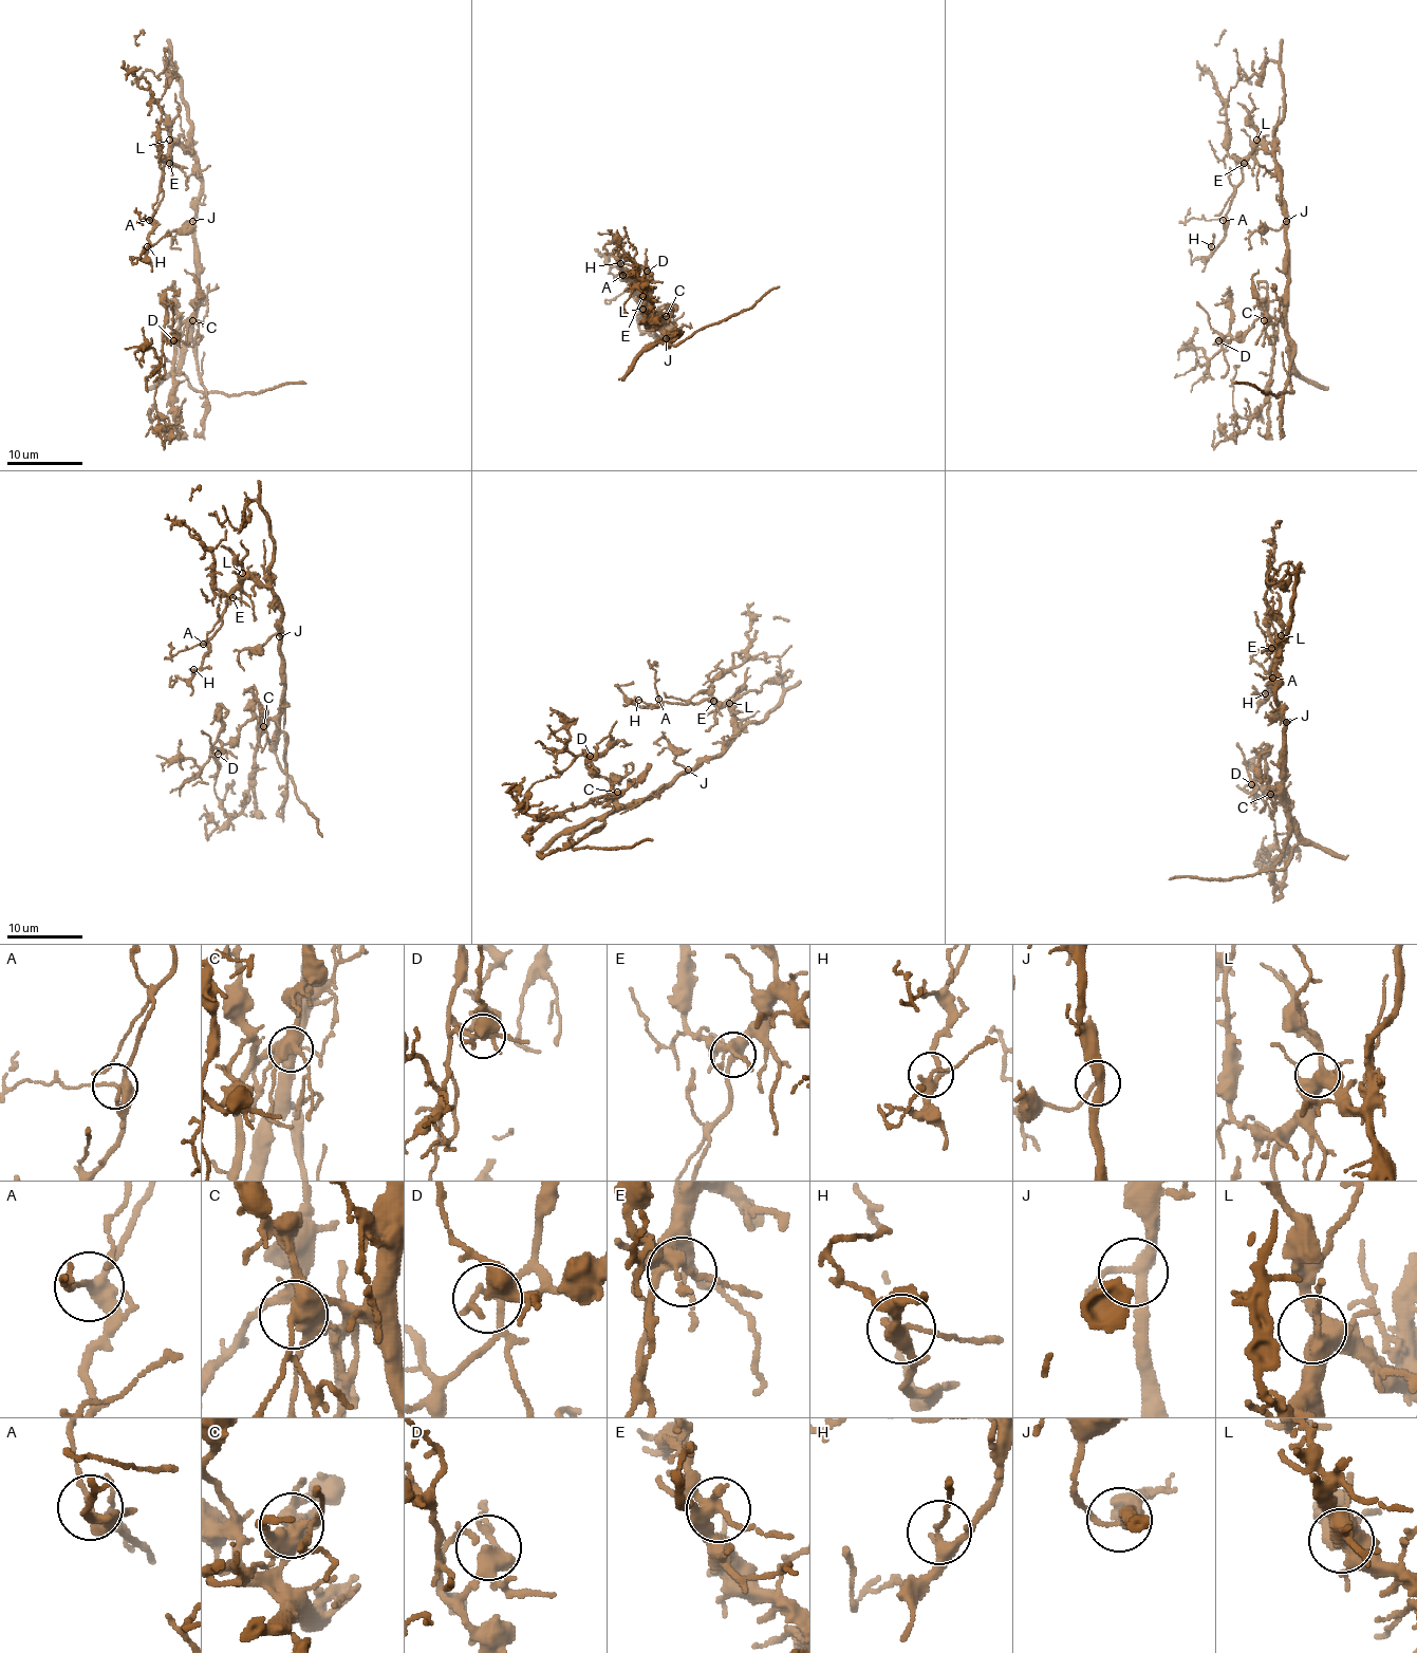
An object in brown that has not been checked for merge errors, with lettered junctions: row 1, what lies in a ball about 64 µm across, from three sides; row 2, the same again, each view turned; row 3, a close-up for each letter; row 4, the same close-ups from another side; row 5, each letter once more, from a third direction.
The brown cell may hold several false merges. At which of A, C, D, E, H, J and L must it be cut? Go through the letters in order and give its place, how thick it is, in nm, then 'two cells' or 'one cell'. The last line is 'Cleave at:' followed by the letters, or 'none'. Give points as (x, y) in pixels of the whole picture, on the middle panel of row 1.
A: at (622, 275); 280 nm thick; one cell
C: at (666, 316); 440 nm thick; one cell
D: at (647, 271); 360 nm thick; one cell
E: at (642, 296); 300 nm thick; one cell
H: at (620, 263); 280 nm thick; one cell
J: at (666, 338); 300 nm thick; one cell
L: at (642, 309); 480 nm thick; one cell
Cleave at: none

